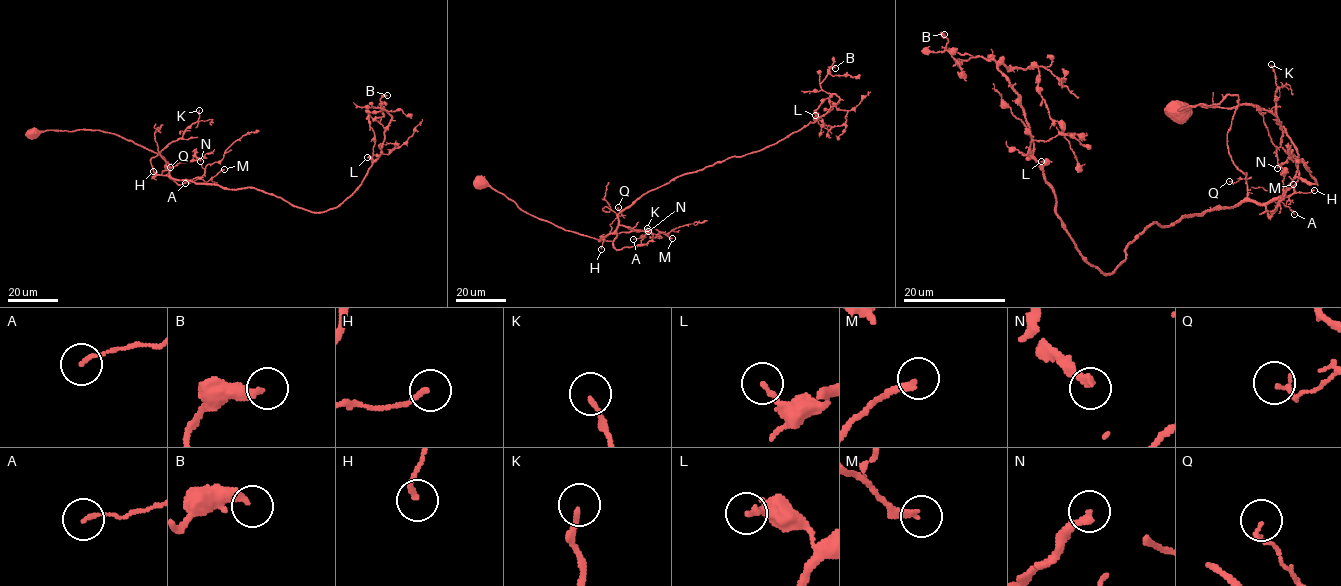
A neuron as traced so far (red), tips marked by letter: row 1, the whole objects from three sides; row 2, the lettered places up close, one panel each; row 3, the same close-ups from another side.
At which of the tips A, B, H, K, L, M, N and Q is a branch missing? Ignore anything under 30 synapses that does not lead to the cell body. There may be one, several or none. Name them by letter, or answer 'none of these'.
none of these

